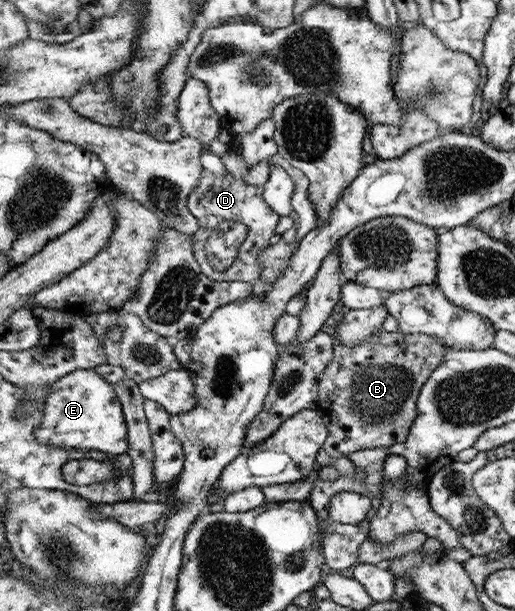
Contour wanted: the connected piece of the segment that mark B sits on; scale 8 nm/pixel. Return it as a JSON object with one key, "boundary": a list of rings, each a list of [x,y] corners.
{"boundary":[[[329,326],[326,332],[334,340],[334,358],[328,363],[323,378],[319,382],[318,410],[323,412],[330,436],[323,445],[330,457],[344,460],[361,449],[388,447],[401,444],[407,440],[416,416],[419,416],[416,404],[419,402],[423,384],[431,378],[432,372],[440,366],[446,354],[450,352],[448,346],[440,344],[438,338],[426,334],[404,334],[400,331],[387,332],[383,328],[363,339],[357,347],[348,347],[336,337],[336,326]]]}

